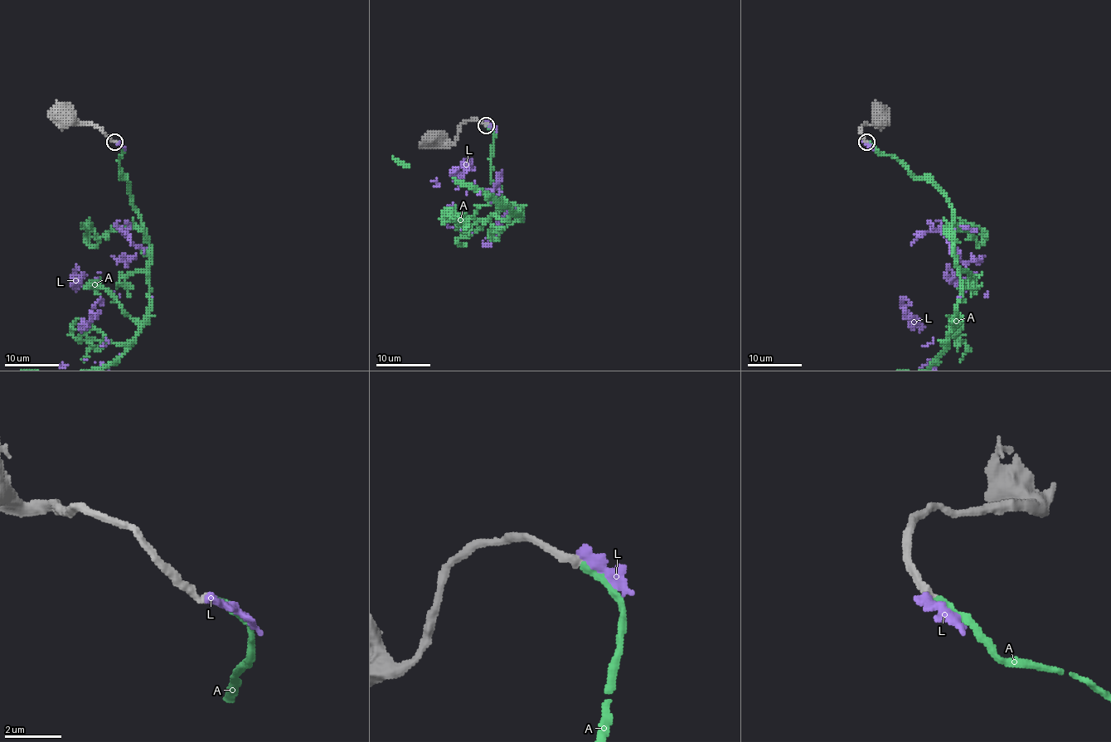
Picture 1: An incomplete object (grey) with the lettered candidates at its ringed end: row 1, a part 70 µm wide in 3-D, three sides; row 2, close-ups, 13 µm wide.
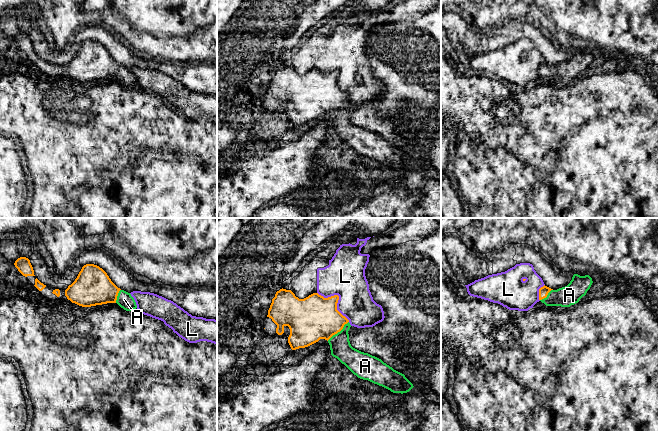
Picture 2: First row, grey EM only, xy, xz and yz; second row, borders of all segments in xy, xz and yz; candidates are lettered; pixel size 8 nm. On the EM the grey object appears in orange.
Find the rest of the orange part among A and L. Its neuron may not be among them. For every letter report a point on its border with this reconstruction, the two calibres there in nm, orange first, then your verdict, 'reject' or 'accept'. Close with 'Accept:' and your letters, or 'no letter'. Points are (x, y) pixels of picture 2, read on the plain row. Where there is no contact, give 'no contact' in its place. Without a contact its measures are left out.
A: xz (338, 107) | 360/170 nm | accept
L: xz (338, 74) | 360/320 nm | reject
Accept: A

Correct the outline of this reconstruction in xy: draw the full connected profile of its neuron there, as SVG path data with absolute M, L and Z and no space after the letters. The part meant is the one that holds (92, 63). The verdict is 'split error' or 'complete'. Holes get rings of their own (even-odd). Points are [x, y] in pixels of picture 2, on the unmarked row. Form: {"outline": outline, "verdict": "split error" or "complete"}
{"outline": "M94 40L82 43L75 57L65 66L65 72L82 83L117 79L126 87L137 84L131 70L118 64L107 49Z", "verdict": "split error"}

